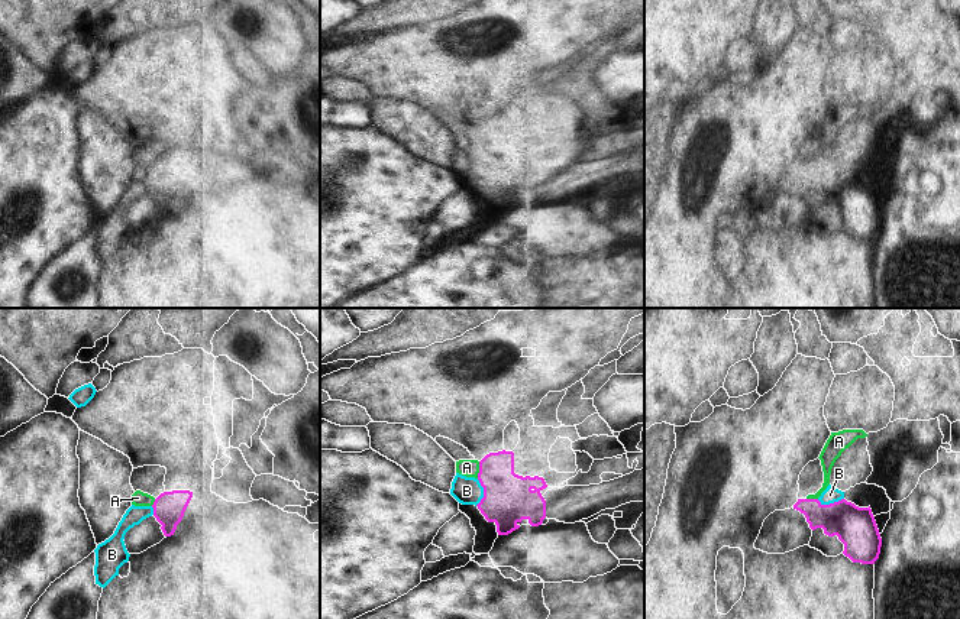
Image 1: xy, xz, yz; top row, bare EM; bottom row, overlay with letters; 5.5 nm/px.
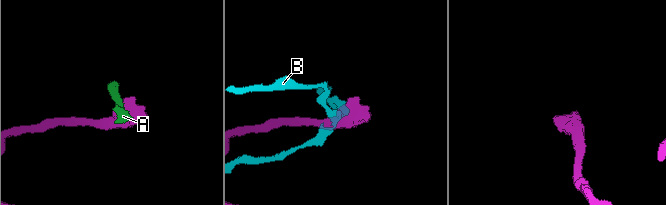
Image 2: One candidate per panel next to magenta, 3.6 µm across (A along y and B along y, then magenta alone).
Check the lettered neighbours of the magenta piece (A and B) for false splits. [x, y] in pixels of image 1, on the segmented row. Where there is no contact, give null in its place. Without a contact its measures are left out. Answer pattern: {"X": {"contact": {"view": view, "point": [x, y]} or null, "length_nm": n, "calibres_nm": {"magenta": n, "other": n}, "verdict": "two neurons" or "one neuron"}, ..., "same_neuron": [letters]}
{"A": {"contact": {"view": "xz", "point": [480, 470]}, "length_nm": 100, "calibres_nm": {"magenta": 280, "other": 100}, "verdict": "two neurons"}, "B": {"contact": {"view": "yz", "point": [830, 504]}, "length_nm": 150, "calibres_nm": {"magenta": 220, "other": 90}, "verdict": "two neurons"}, "same_neuron": []}

